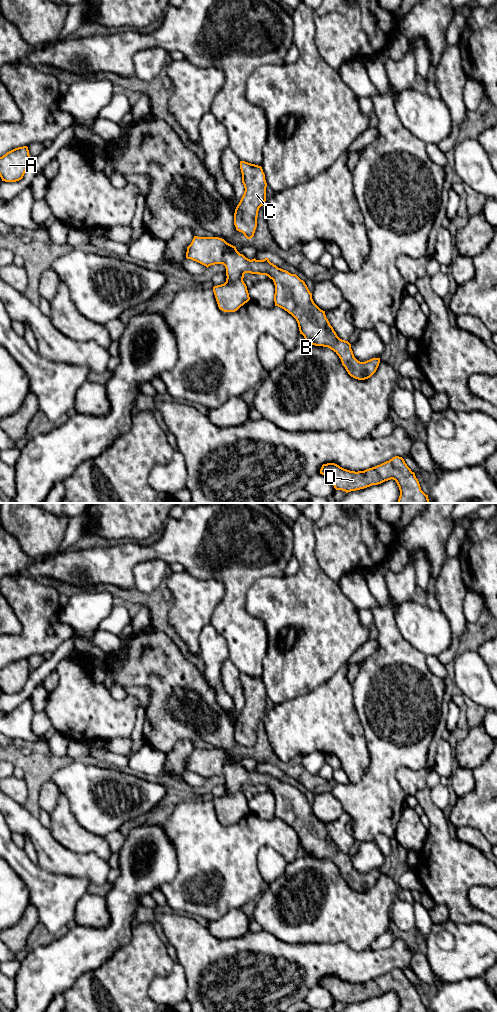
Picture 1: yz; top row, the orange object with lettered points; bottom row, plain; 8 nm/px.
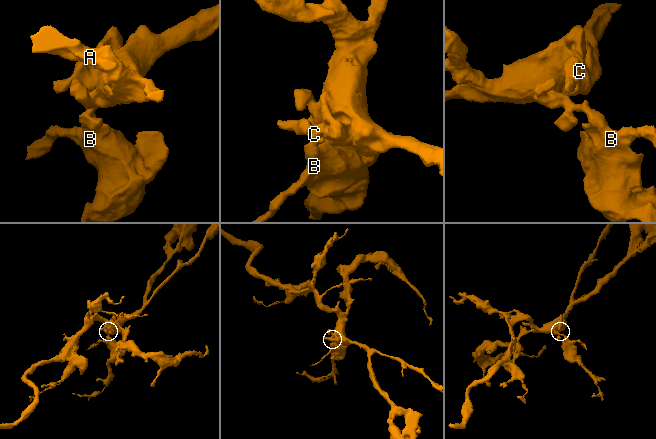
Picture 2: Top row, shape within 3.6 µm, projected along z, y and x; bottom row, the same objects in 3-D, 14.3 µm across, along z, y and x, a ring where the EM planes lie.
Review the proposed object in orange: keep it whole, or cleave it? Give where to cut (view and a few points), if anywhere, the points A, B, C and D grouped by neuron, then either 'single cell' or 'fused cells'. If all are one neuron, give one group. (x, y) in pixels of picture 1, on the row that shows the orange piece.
no cut | A B C D | single cell

